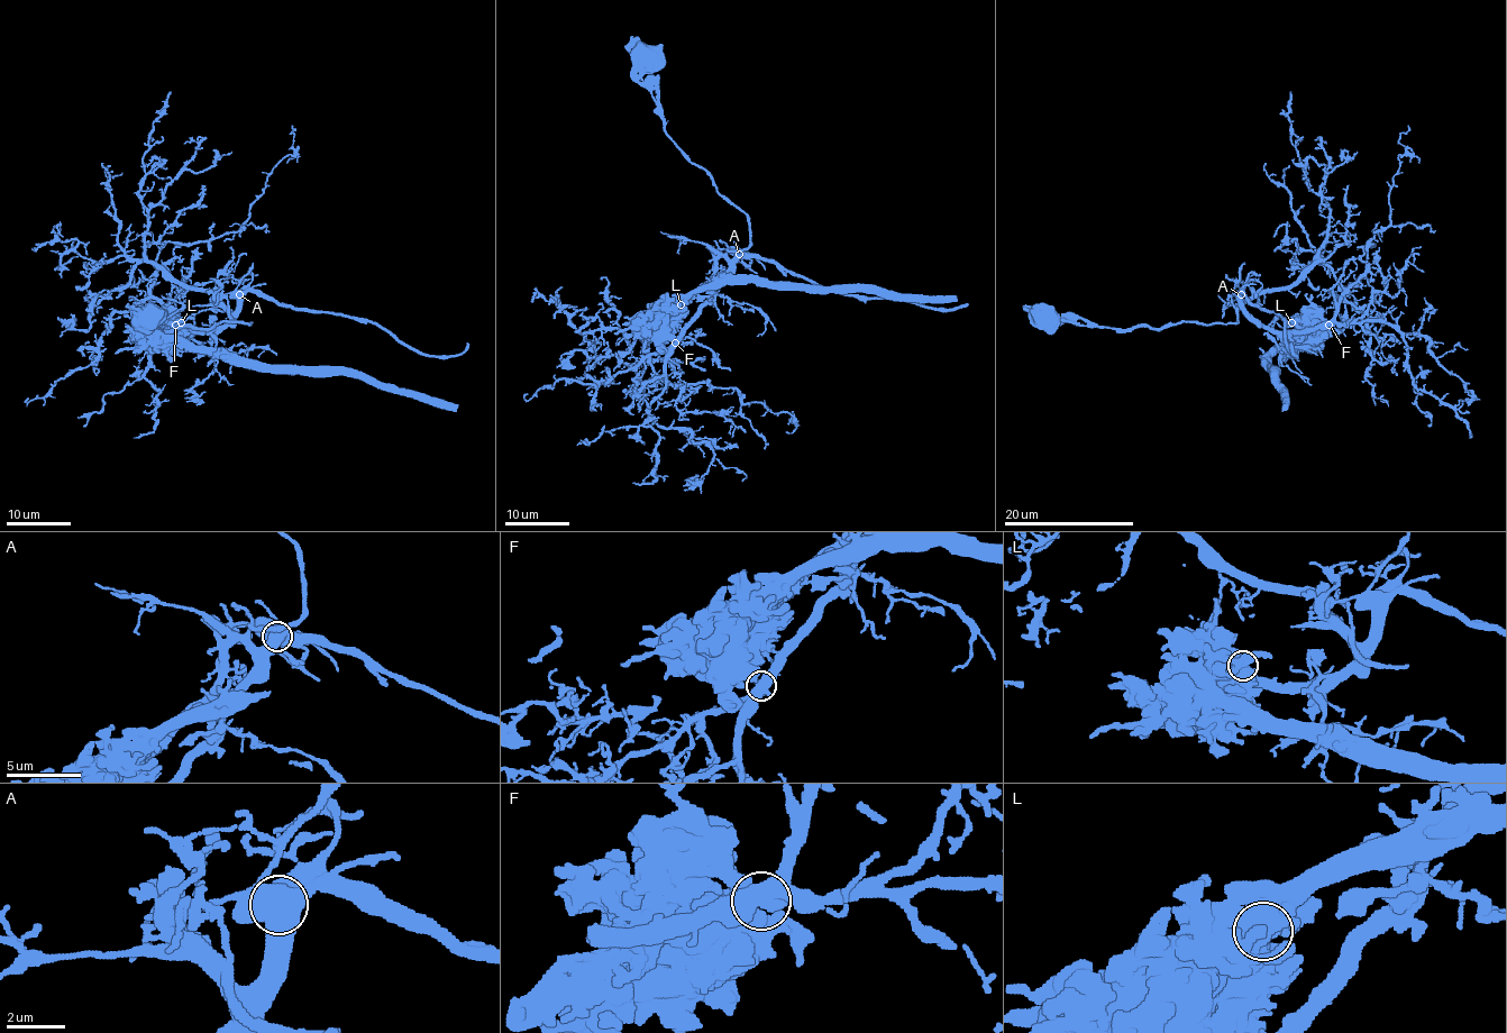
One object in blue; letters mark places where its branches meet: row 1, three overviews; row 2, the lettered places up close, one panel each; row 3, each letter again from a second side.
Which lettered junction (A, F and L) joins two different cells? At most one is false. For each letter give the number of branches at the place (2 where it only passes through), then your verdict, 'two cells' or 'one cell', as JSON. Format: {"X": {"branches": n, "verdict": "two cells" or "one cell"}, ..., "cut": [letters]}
{"A": {"branches": 3, "verdict": "one cell"}, "F": {"branches": 3, "verdict": "two cells"}, "L": {"branches": 3, "verdict": "one cell"}, "cut": ["F"]}

